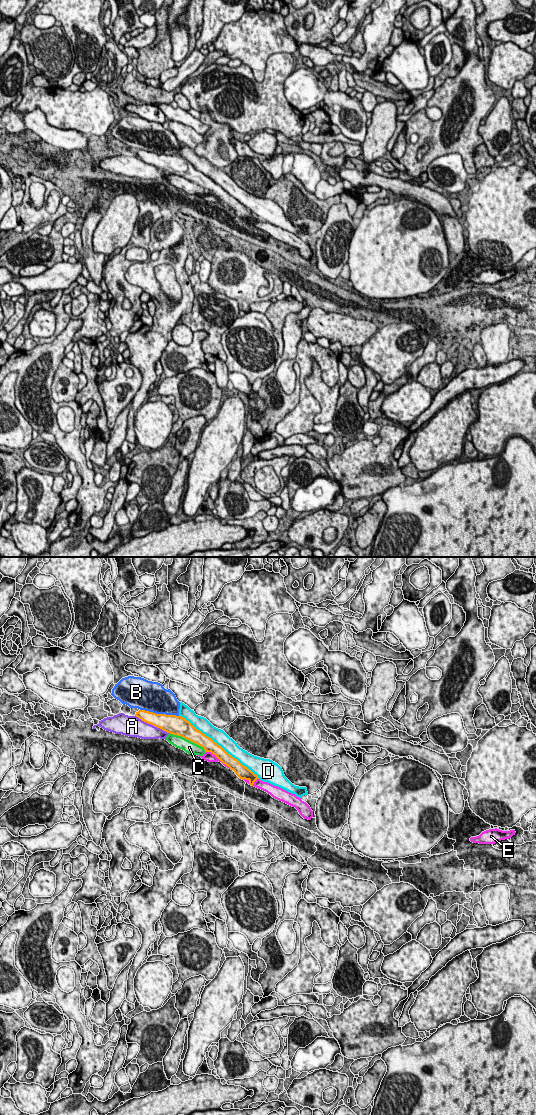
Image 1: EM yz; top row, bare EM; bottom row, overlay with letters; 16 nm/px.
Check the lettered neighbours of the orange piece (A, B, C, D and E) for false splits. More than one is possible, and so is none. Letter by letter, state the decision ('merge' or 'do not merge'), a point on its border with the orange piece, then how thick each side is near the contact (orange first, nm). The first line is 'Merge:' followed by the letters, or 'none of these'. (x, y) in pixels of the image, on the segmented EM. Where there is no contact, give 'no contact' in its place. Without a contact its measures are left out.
Merge: A
A: merge; meets orange in yz at (152, 724); 280 nm thick on the orange side, 280 nm on the other
B: do not merge; meets orange in yz at (159, 714); 300 nm thick on the orange side, 440 nm on the other
C: do not merge; meets orange in yz at (188, 739); 300 nm thick on the orange side, 200 nm on the other
D: do not merge; meets orange in yz at (218, 745); 200 nm thick on the orange side, 220 nm on the other
E: do not merge; meets orange in yz at (218, 758); 190 nm thick on the orange side, 160 nm on the other

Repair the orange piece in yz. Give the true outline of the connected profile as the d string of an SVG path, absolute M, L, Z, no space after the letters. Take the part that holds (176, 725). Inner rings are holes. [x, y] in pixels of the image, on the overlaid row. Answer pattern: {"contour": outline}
{"contour": "M139 710L135 714L142 721L151 724L163 731L181 736L201 747L205 752L211 752L221 763L228 766L242 780L248 780L249 785L253 786L254 782L259 779L250 769L242 765L237 759L228 754L221 746L211 738L197 730L189 721L181 716L156 714L153 712Z"}

